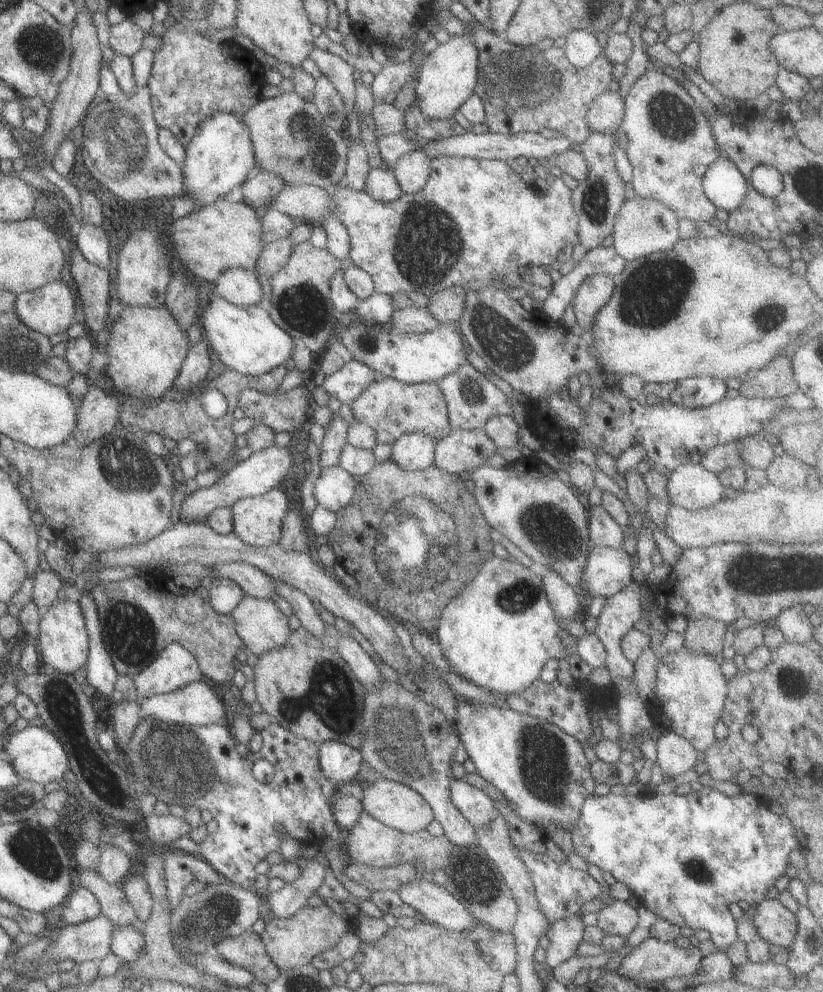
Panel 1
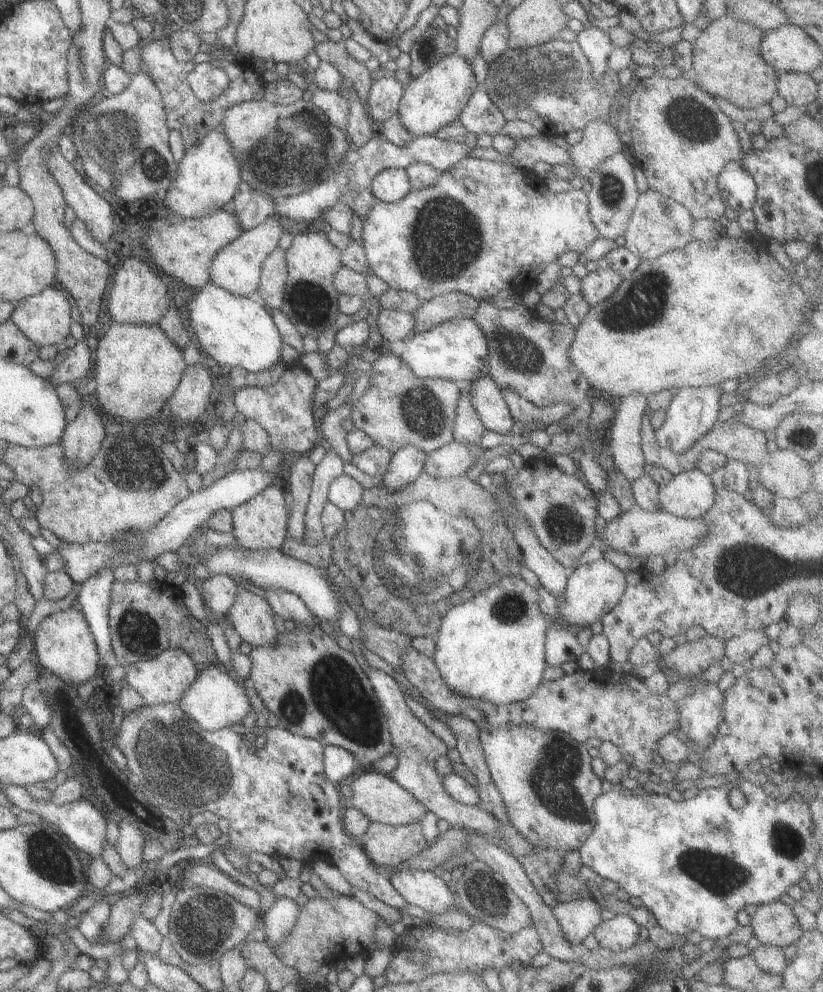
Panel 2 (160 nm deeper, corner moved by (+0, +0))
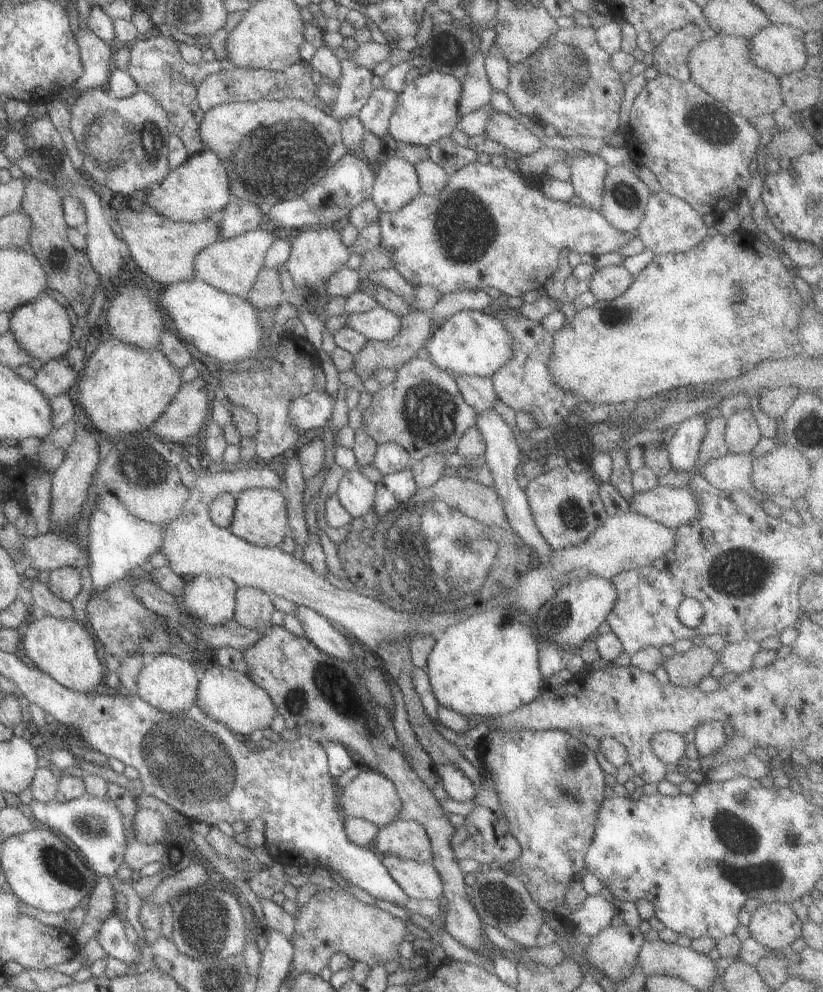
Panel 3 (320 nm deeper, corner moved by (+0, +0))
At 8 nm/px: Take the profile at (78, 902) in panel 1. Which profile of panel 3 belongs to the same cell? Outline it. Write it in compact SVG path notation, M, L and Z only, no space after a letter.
M116 916L105 918L93 938L101 946L106 957L125 962L132 970L139 969L140 950L127 942L124 924Z

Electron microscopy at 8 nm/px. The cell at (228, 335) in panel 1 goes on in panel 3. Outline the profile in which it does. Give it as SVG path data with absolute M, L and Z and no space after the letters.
M191 279L179 282L179 284L165 285L159 294L159 304L173 320L173 326L175 326L180 339L192 344L201 354L217 360L223 366L239 360L255 358L261 351L261 346L263 346L261 334L263 332L261 332L261 326L257 322L257 310L246 299L233 294L226 294L221 290L212 288L205 282Z

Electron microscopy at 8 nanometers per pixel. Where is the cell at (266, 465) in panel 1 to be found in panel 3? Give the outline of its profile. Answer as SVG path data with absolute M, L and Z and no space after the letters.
M103 494L92 507L87 522L87 554L89 554L89 576L91 592L101 592L125 574L132 573L149 556L160 552L163 526L141 521L129 514L115 496Z

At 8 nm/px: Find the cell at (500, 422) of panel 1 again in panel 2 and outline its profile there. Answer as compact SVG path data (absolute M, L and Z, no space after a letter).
M487 375L472 381L468 399L484 430L505 434L515 423L499 390L500 388Z

